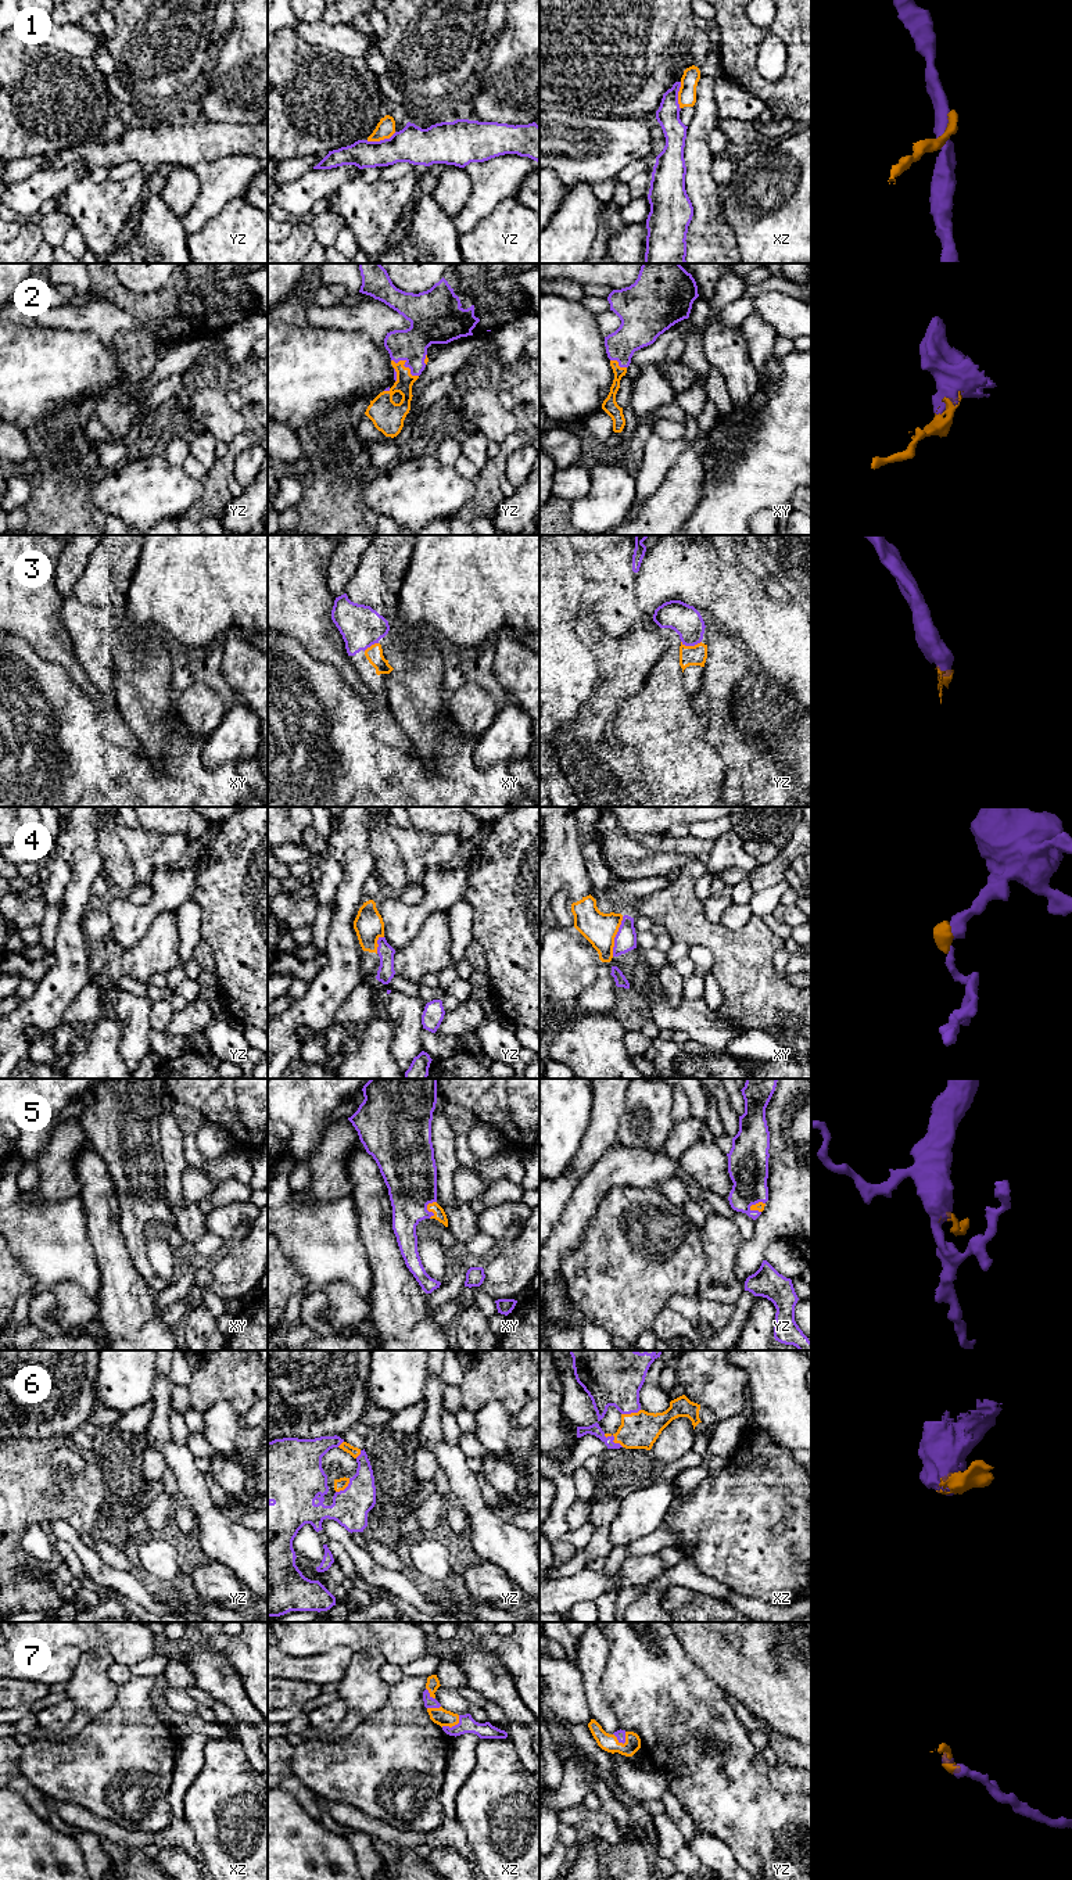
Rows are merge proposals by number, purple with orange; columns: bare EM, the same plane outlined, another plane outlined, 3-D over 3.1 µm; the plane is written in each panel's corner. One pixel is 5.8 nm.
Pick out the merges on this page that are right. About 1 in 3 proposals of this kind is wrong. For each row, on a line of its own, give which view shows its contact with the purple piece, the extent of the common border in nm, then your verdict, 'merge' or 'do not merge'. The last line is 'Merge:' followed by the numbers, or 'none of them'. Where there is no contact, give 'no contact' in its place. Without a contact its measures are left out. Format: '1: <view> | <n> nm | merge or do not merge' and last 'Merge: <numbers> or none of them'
1: yz | 180 nm | do not merge
2: yz | 190 nm | merge
3: yz | 120 nm | merge
4: xy | 240 nm | do not merge
5: xy | 110 nm | merge
6: xz | 140 nm | merge
7: yz | 90 nm | merge
Merge: 2, 3, 5, 6, 7

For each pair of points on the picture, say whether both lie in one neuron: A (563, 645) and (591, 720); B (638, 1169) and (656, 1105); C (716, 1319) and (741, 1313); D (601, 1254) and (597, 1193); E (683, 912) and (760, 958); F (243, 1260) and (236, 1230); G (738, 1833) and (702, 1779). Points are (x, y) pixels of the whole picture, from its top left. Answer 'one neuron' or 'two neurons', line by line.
A: two neurons
B: two neurons
C: two neurons
D: two neurons
E: one neuron
F: two neurons
G: one neuron

